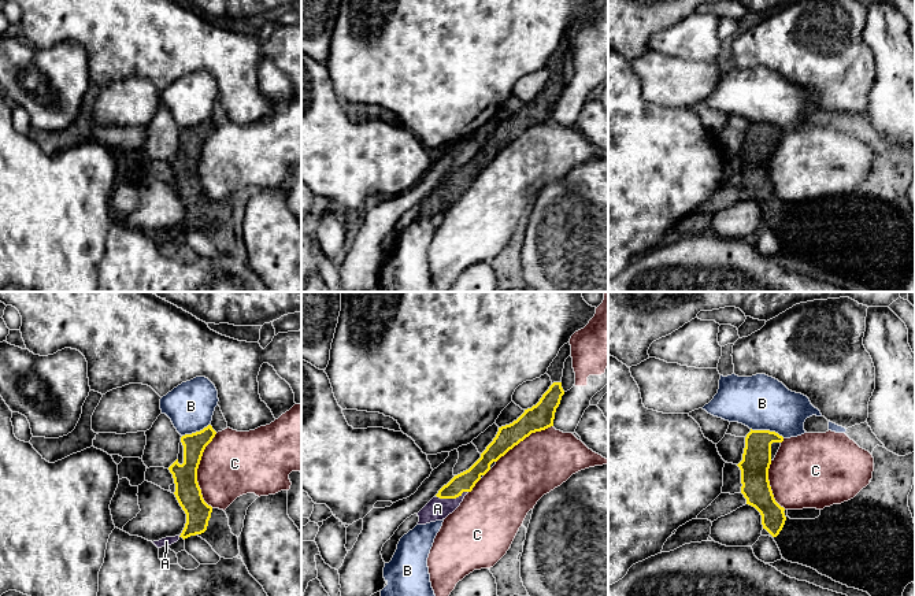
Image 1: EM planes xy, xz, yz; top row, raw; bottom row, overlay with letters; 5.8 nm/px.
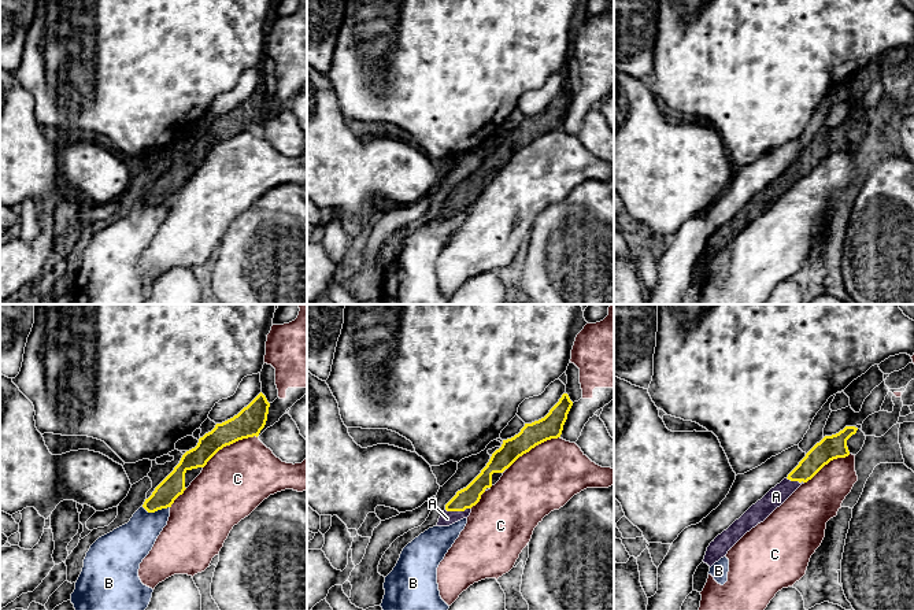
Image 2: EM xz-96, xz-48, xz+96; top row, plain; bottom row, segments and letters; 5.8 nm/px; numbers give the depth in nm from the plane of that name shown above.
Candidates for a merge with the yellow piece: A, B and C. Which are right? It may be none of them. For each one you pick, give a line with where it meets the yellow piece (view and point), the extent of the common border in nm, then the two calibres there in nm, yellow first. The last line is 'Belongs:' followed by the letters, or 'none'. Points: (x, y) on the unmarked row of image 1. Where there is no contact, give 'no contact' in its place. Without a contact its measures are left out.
A: meets yellow in xz at (451, 191); contact 190 nm long; 120 nm thick on the yellow side, 130 nm on the other
Belongs: A

